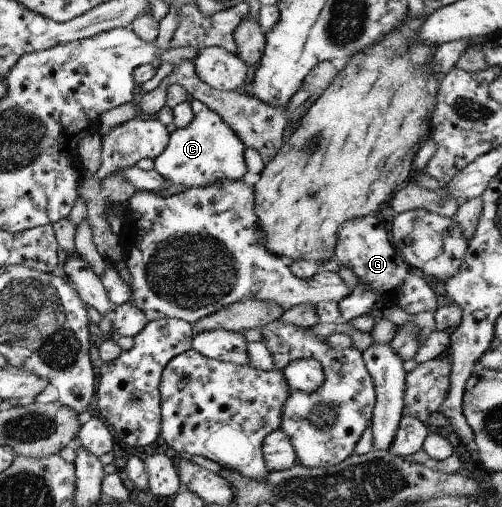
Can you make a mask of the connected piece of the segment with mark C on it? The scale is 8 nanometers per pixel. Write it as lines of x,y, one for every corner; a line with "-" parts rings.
189,99
193,112
191,121
168,135
165,149
152,159
154,170
173,185
201,187
224,179
242,179
246,172
244,145
224,122
223,115
209,109
199,100

